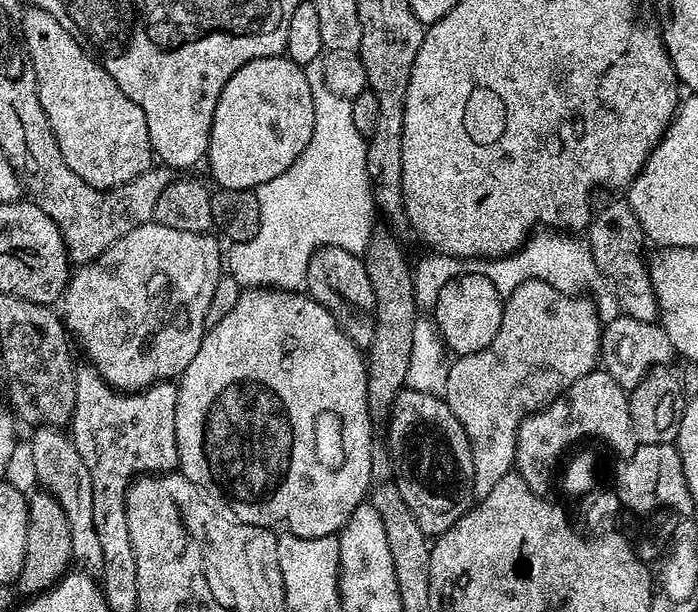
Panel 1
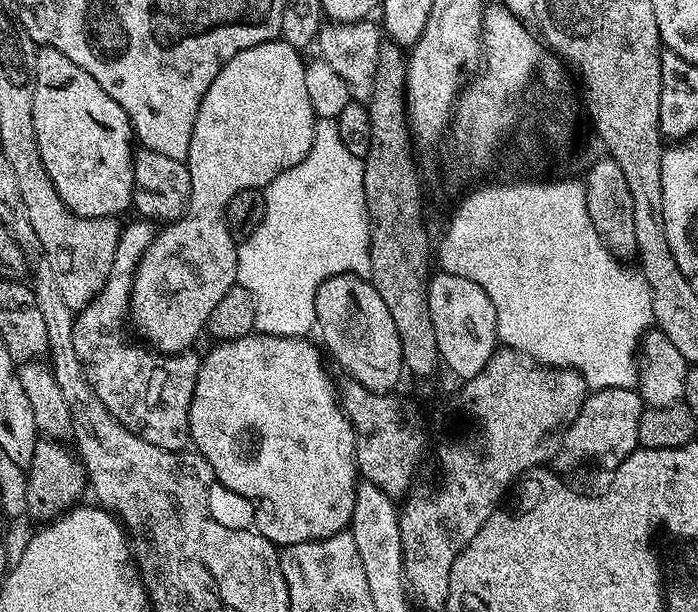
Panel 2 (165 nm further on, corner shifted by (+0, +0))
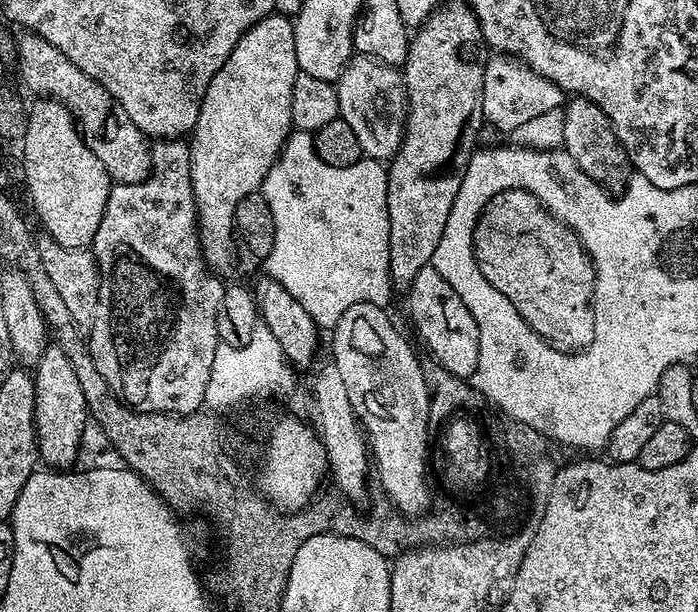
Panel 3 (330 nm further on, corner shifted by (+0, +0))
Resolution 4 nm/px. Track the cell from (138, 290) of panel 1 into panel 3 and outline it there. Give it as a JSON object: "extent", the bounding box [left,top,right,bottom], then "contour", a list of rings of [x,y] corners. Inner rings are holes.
{"extent":[188,14,300,274],"contour":[[[273,14],[262,18],[262,22],[258,22],[253,28],[246,30],[246,34],[242,34],[242,38],[238,40],[238,46],[234,46],[234,50],[230,50],[230,58],[226,58],[226,62],[222,62],[222,70],[218,70],[218,74],[214,74],[214,78],[210,78],[210,86],[206,86],[206,98],[202,98],[202,110],[198,110],[198,122],[190,133],[188,149],[190,150],[190,178],[192,179],[194,202],[196,203],[196,226],[200,230],[200,252],[204,256],[205,264],[213,273],[225,274],[224,272],[231,270],[232,263],[236,260],[236,248],[238,252],[238,240],[234,235],[238,202],[242,202],[242,198],[246,198],[251,192],[259,192],[263,189],[266,174],[280,157],[280,151],[284,149],[284,144],[293,131],[290,98],[294,94],[294,82],[300,73],[298,58],[294,50],[292,20],[286,16]]]}

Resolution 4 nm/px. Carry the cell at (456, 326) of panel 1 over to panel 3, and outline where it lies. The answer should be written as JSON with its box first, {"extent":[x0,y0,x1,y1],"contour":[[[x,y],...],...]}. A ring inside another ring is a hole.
{"extent":[406,266,478,378],"contour":[[[430,266],[415,274],[411,286],[406,291],[408,316],[420,335],[420,340],[432,351],[431,359],[440,364],[450,374],[471,378],[478,366],[478,326],[466,310],[466,302],[454,294],[454,286]]]}

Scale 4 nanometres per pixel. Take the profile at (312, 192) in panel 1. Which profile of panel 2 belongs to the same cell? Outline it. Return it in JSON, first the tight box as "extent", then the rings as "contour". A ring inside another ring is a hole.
{"extent":[236,119,370,337],"contour":[[[317,119],[316,129],[314,130],[314,142],[310,146],[310,154],[306,154],[306,158],[302,158],[302,162],[298,162],[298,166],[290,166],[290,170],[278,174],[278,178],[271,180],[268,187],[263,189],[264,217],[262,222],[258,226],[258,230],[254,230],[254,234],[250,238],[239,241],[236,249],[236,257],[238,258],[236,282],[241,284],[246,290],[250,290],[250,294],[254,298],[254,310],[256,311],[255,331],[264,332],[268,336],[307,337],[309,335],[308,331],[312,327],[313,331],[318,324],[318,309],[316,307],[318,286],[322,286],[324,280],[328,280],[332,276],[341,276],[344,272],[350,272],[353,276],[368,276],[368,271],[370,270],[370,222],[368,221],[368,211],[366,210],[366,190],[362,186],[363,177],[363,159],[350,154],[350,150],[346,150],[346,146],[342,143],[342,136],[338,134],[336,121]]]}

